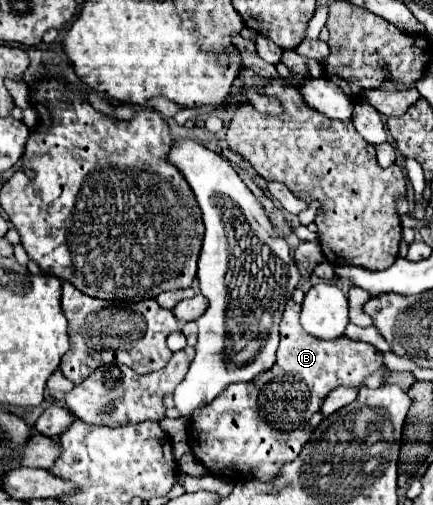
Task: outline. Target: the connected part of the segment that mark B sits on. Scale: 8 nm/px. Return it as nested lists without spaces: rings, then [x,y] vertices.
[[[288,300],[280,322],[280,348],[276,364],[252,382],[228,386],[212,404],[194,412],[188,430],[188,444],[210,474],[224,480],[276,480],[280,468],[292,462],[312,436],[310,418],[320,410],[324,398],[338,386],[362,388],[364,380],[386,370],[384,384],[396,384],[408,392],[416,378],[412,372],[388,372],[382,352],[372,344],[346,336],[340,340],[318,340],[304,332],[298,320],[298,304]]]

